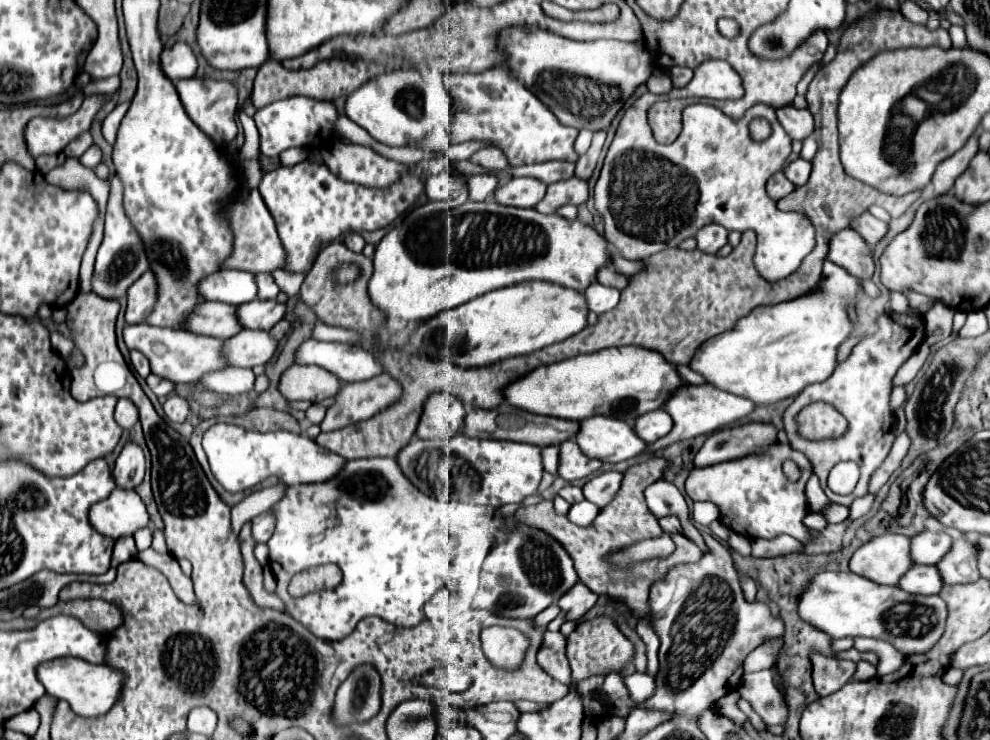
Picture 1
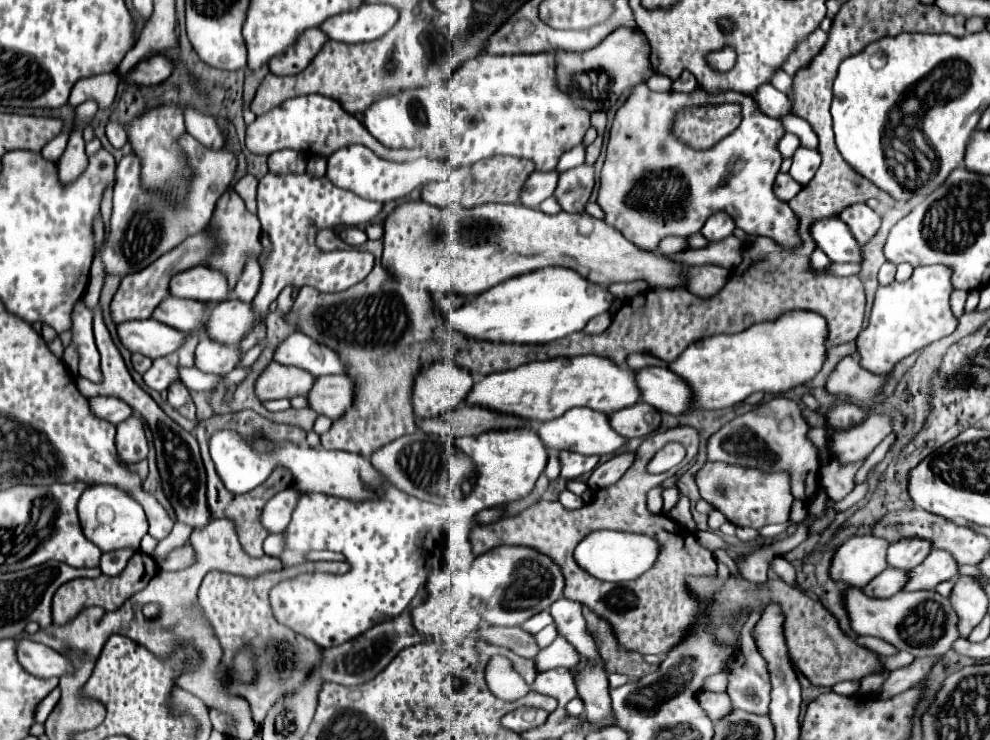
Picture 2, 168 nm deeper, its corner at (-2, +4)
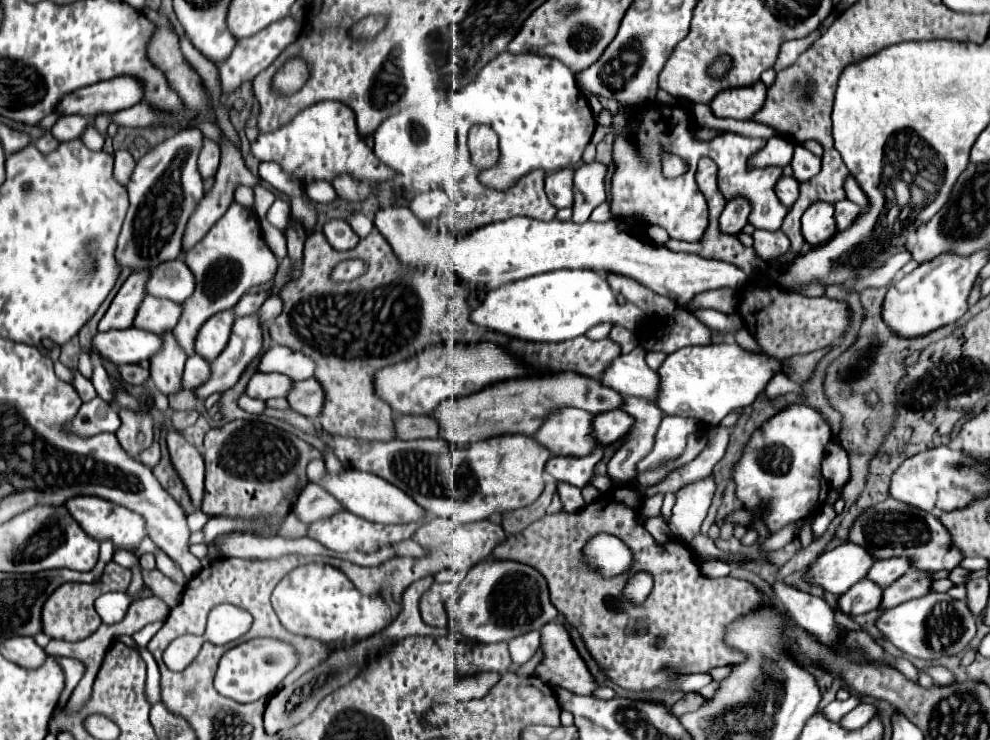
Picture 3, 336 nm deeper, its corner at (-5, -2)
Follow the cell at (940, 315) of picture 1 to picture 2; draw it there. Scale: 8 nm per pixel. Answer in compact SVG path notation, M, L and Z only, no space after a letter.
M952 291L952 295L950 295L950 309L952 309L954 317L960 317L964 313L966 297L968 297L966 291Z

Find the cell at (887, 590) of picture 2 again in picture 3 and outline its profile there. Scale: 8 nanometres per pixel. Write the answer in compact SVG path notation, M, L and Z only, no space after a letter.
M859 581L847 593L843 593L837 601L837 611L845 615L863 615L879 607L881 603L881 587L871 581Z

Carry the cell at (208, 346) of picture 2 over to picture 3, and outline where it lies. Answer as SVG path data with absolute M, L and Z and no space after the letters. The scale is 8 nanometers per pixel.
M191 355L185 363L185 369L183 369L183 377L181 377L181 385L183 389L195 389L197 385L205 383L207 377L209 377L209 361L205 361L203 357L197 357L197 355Z

